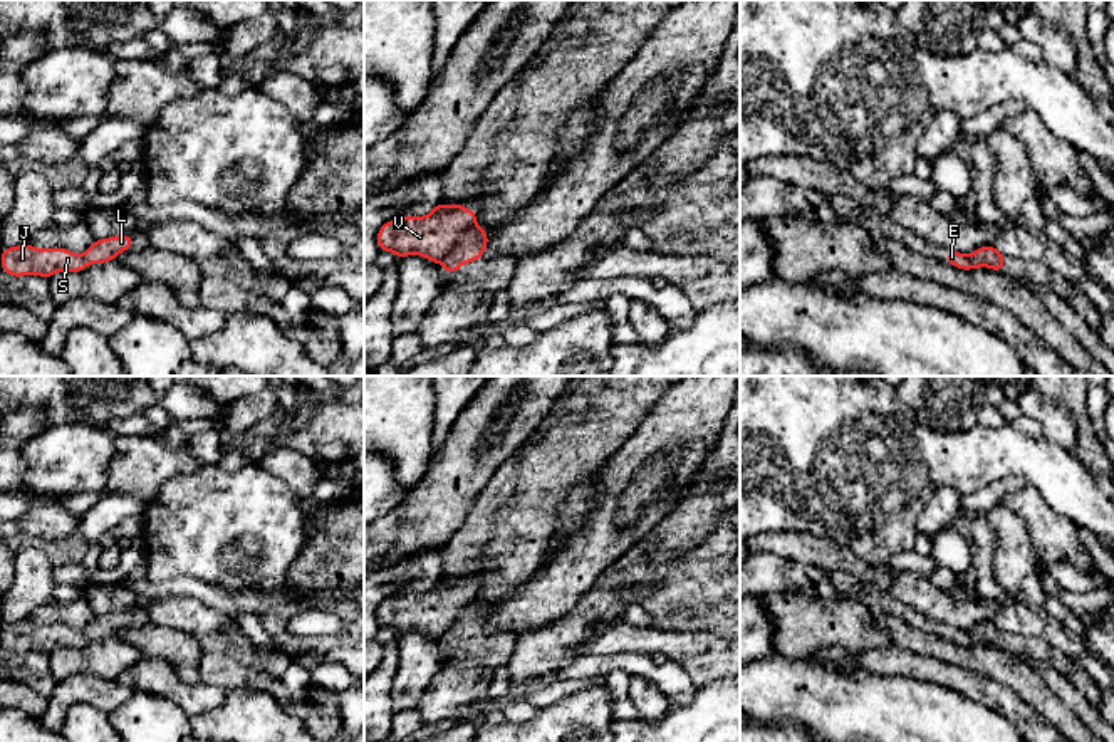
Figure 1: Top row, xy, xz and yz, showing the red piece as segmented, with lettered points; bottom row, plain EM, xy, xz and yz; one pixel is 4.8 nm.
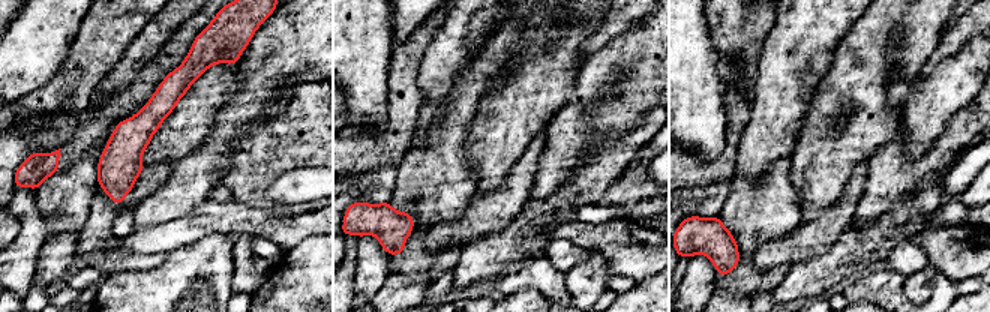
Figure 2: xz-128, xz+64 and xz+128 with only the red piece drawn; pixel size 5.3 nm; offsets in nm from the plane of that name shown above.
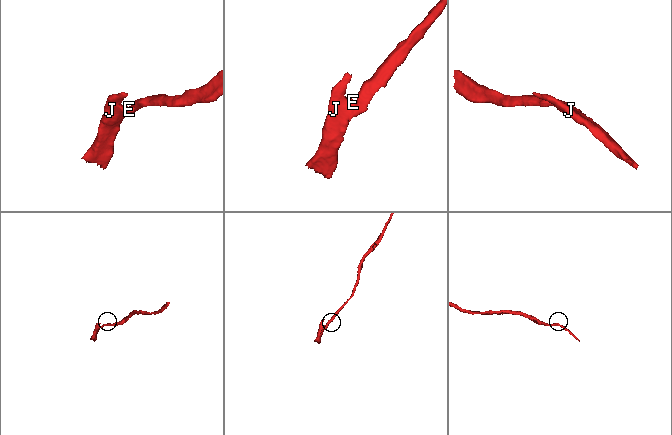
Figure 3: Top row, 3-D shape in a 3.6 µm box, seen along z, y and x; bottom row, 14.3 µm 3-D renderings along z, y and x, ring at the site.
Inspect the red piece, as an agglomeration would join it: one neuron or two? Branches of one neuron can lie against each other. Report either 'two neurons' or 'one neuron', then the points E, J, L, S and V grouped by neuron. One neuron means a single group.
two neurons | E J S V / L

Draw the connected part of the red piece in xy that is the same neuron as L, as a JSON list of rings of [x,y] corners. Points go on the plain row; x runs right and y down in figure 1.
[[[116,611],[92,618],[82,633],[87,640],[106,640],[116,636],[121,628],[133,623],[134,618],[131,611]]]

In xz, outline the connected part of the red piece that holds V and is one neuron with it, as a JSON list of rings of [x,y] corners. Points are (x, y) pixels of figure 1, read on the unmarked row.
[[[440,577],[426,593],[406,591],[383,599],[376,621],[399,636],[414,630],[433,640],[445,640],[463,608],[475,599],[476,589],[460,579],[448,583]]]

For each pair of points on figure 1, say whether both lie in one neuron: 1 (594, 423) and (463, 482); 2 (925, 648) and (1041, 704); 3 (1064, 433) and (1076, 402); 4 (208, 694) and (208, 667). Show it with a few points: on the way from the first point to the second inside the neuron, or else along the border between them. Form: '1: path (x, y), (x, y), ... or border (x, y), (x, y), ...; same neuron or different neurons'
1: border (527, 438), (500, 464), (475, 497); different neurons
2: path (953, 653), (983, 658), (1007, 668), (1014, 675); same neuron
3: border (1037, 393), (1071, 417), (1076, 425), (1076, 449); different neurons
4: border (200, 680), (217, 685), (225, 692); different neurons

